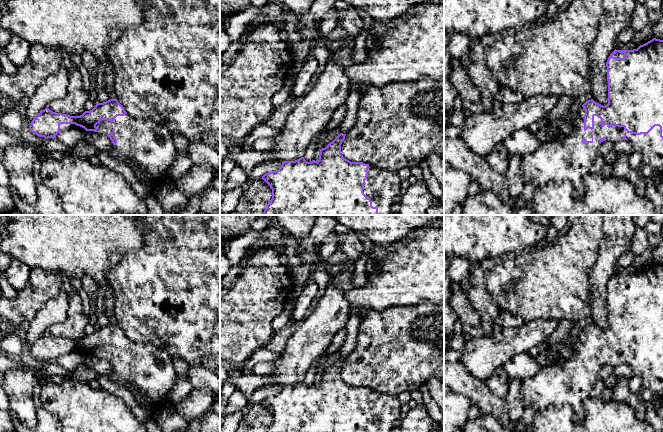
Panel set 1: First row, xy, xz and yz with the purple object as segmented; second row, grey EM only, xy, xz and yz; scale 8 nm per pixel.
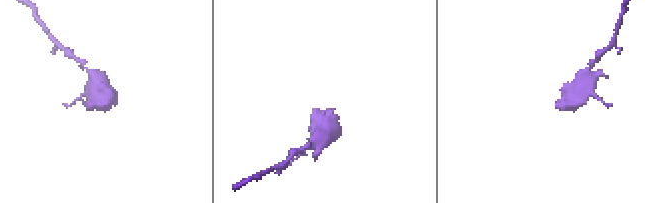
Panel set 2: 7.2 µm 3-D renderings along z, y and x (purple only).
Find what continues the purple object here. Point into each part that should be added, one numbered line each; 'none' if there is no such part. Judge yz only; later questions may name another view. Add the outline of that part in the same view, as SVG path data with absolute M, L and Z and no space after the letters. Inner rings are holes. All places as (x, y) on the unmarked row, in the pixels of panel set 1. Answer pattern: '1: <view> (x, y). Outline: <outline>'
1: yz (564, 382). Outline: M581 330L575 343L573 344L574 355L569 359L556 359L548 365L541 366L534 377L523 379L521 397L524 407L531 406L534 413L541 411L549 406L561 408L571 406L575 411L574 422L582 424L584 422L584 401L590 397L590 393L596 381L598 380L599 364L606 362L615 367L625 360L634 375L642 379L643 388L649 389L654 395L661 397L663 395L663 363L660 361L660 351L655 350L648 358L636 359L628 357L624 351L600 349L601 343L594 340L594 353L584 354L585 334Z

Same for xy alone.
1: xy (150, 369). Outline: M129 338L117 340L113 346L101 344L96 349L100 358L113 357L117 363L117 367L113 369L109 377L124 386L130 387L134 385L132 391L139 405L142 398L153 404L154 408L162 406L169 401L169 393L176 383L177 374L175 372L172 357L163 349L149 343L136 343Z

